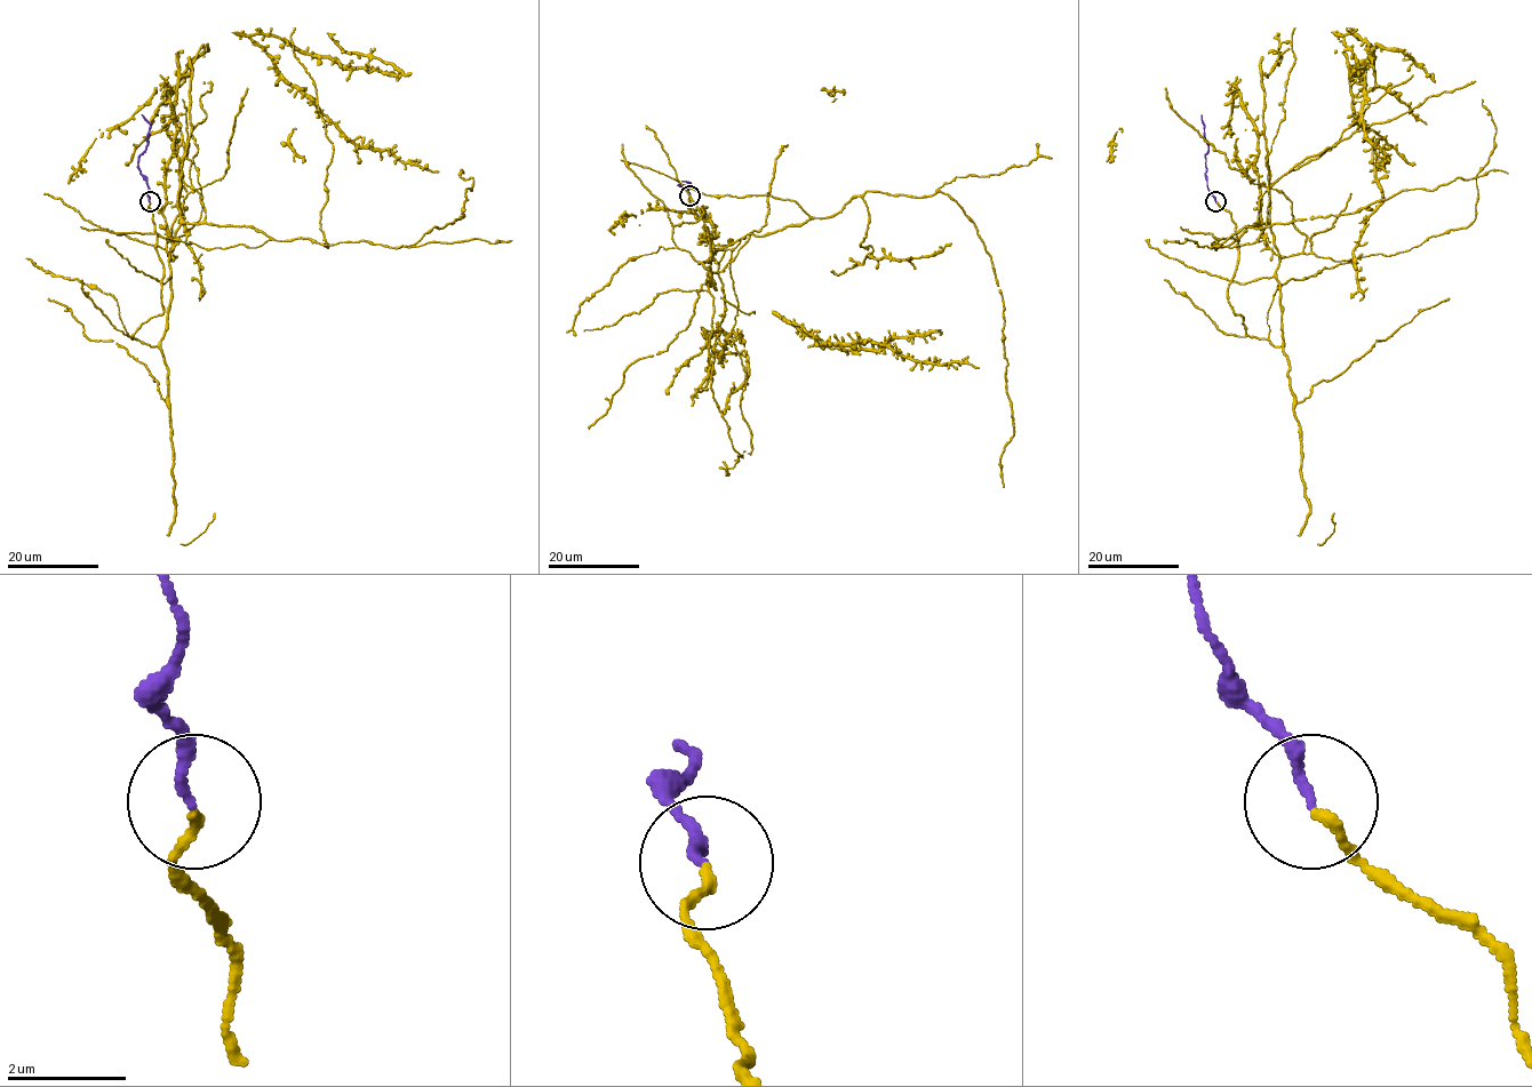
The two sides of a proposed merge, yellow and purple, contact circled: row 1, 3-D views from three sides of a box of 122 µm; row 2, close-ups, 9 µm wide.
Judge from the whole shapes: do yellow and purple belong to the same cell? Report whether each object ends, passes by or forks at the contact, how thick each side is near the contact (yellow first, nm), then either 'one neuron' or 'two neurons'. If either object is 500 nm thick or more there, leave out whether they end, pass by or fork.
yellow ends | purple ends | 170/160 nm | one neuron

